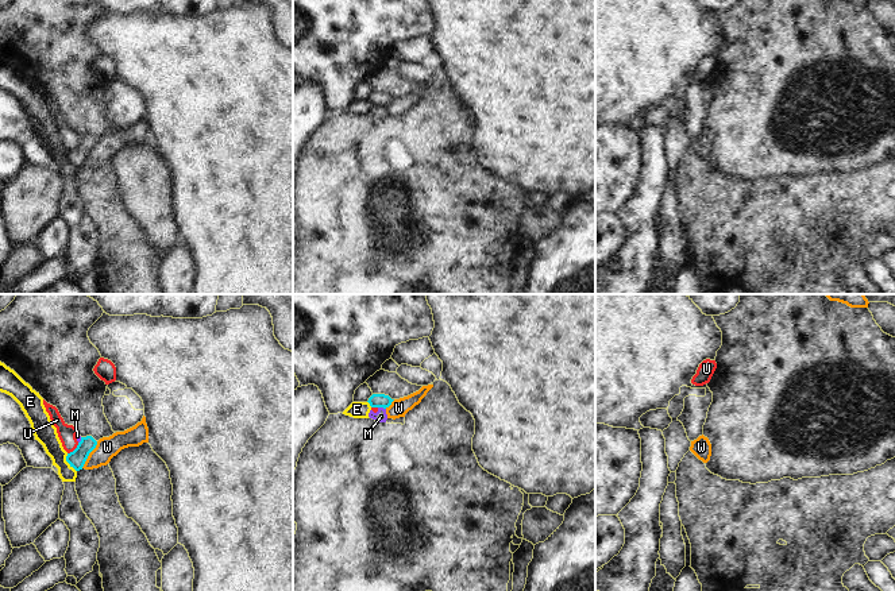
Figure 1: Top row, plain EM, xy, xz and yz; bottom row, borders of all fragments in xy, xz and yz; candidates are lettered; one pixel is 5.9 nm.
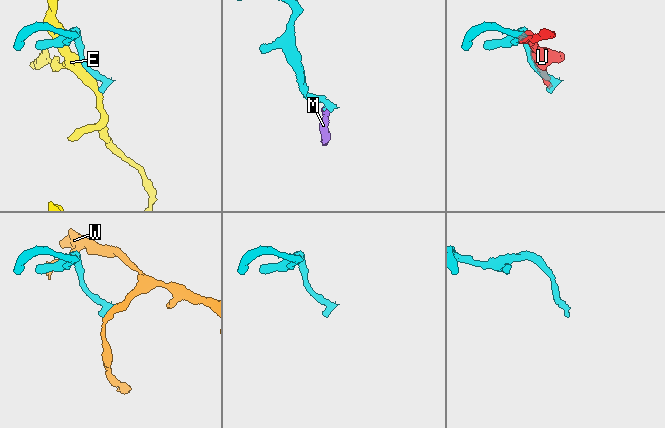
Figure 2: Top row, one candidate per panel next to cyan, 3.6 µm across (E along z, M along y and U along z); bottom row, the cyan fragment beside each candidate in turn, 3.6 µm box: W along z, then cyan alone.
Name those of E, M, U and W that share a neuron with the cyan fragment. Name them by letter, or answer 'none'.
none

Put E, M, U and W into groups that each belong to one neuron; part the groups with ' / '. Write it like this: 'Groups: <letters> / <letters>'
Groups: E / M U / W.

